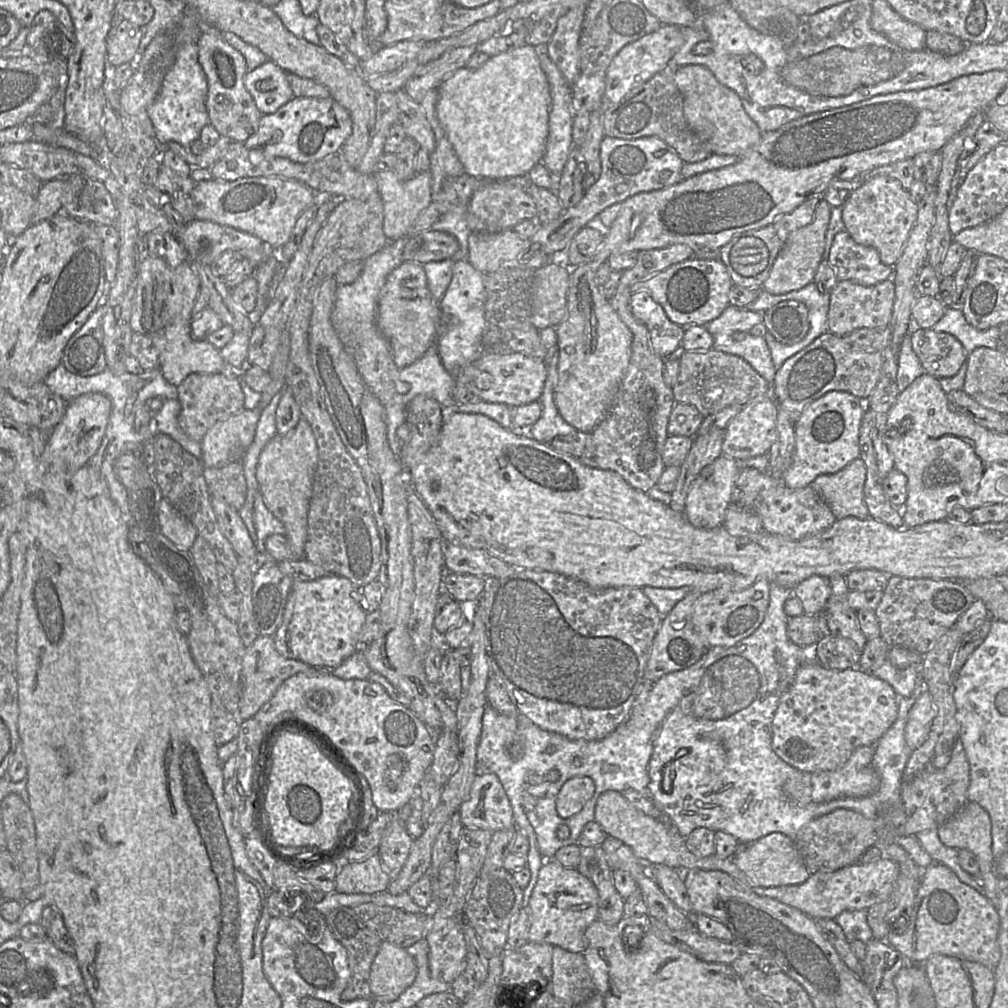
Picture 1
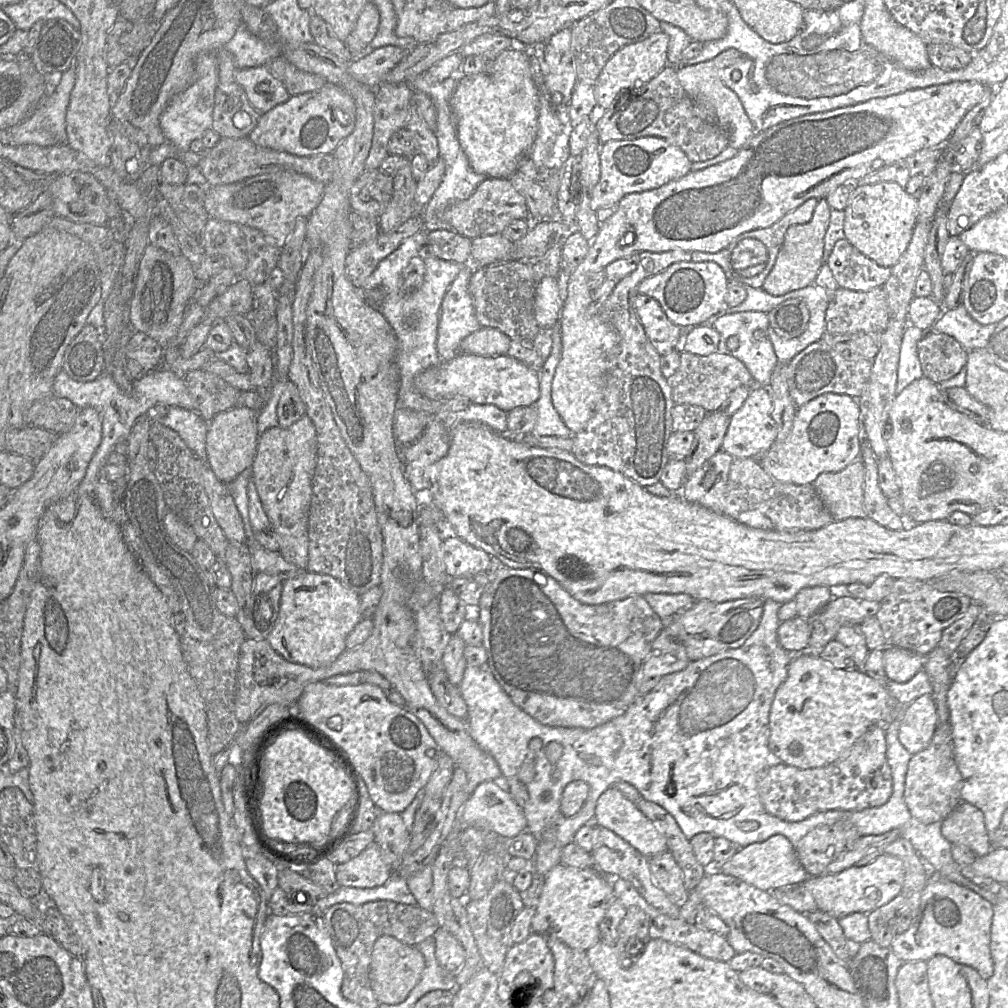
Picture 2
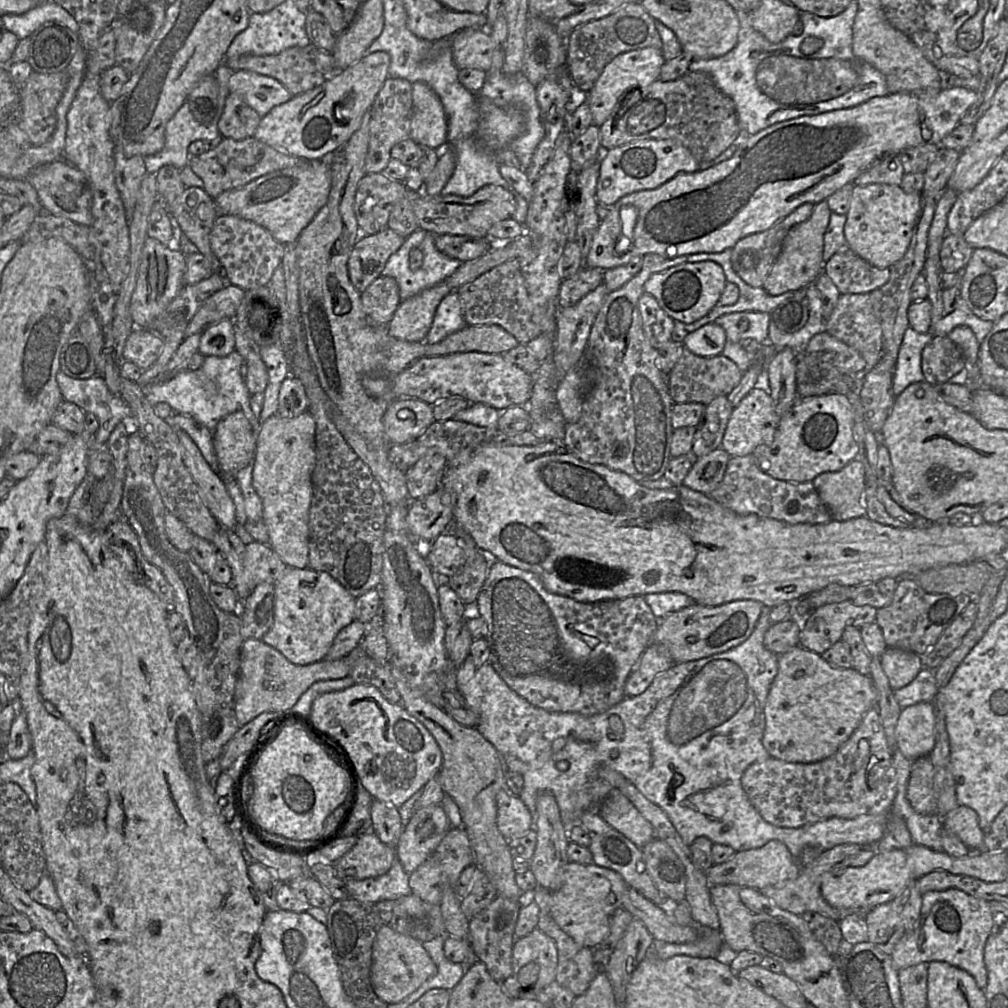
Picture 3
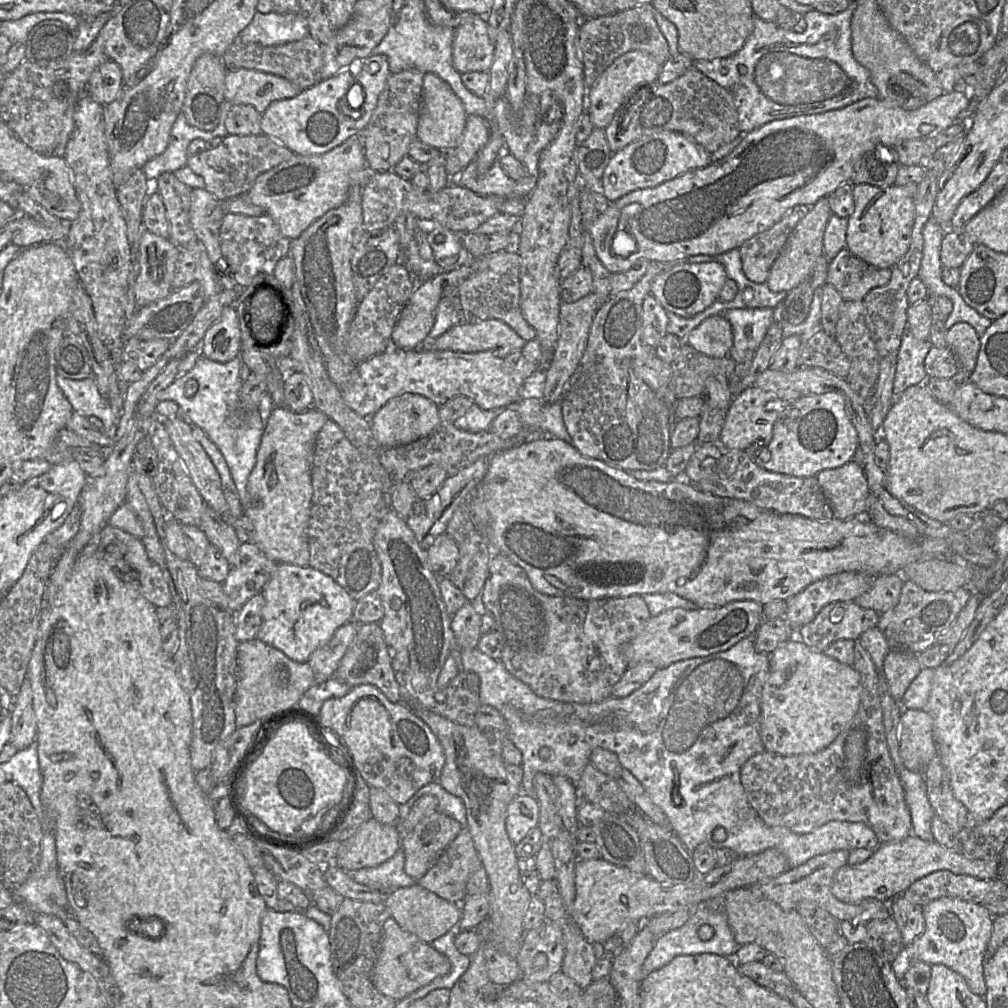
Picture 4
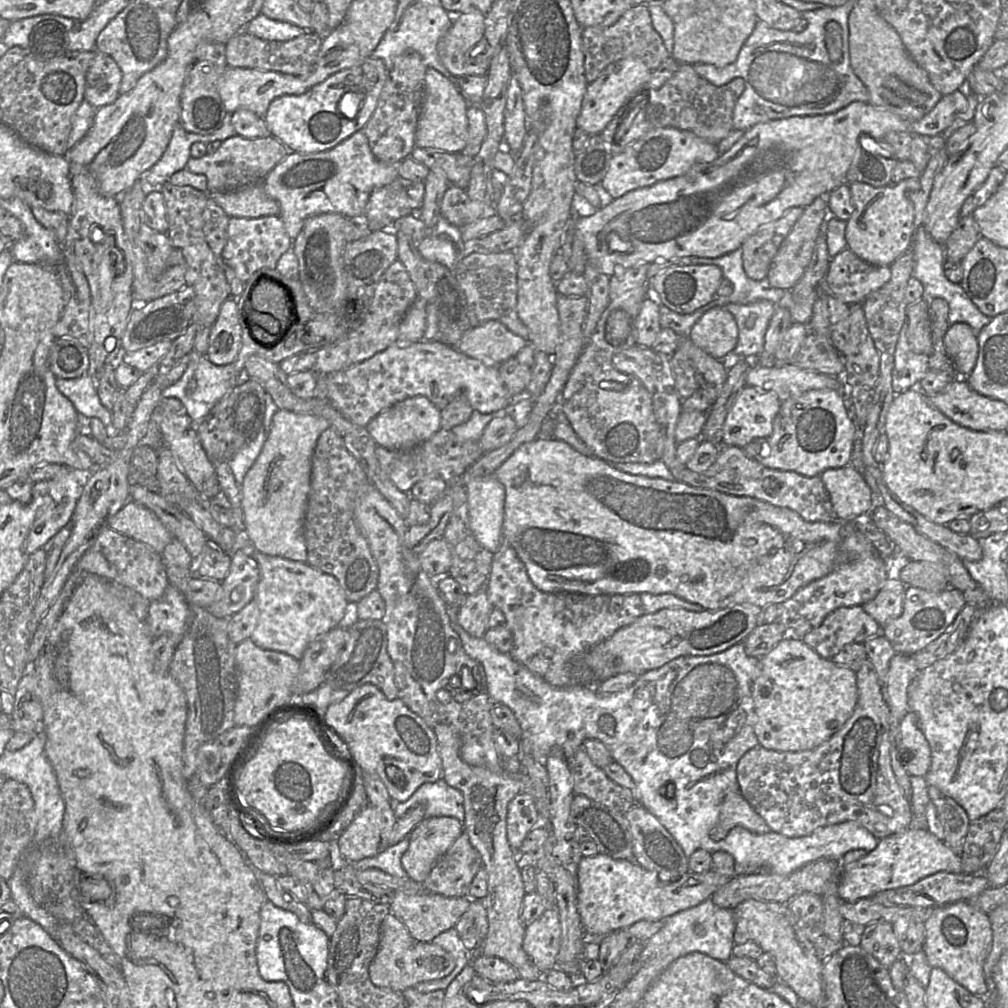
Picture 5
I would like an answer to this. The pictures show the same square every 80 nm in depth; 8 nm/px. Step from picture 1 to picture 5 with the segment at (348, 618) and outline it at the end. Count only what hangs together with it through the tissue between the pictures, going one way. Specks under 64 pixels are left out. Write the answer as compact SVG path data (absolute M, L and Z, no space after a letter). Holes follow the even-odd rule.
M236 534L236 549L251 553L259 568L260 578L253 598L259 608L259 618L250 637L258 647L300 660L310 642L341 625L350 615L352 605L334 576L307 562L264 554L245 535Z

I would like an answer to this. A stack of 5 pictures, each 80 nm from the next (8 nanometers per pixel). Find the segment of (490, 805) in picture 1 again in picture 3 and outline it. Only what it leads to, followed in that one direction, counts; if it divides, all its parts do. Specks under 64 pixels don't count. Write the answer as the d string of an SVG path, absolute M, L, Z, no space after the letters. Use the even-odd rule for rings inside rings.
M500 790L496 803L497 827L506 840L520 837L534 827L534 816L519 796Z

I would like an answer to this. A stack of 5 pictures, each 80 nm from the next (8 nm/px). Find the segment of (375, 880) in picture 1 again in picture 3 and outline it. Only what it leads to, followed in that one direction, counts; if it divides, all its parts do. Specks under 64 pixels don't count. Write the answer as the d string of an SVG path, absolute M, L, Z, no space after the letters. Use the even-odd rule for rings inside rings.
M372 832L358 836L356 844L339 860L333 862L335 875L342 881L376 878L388 872L396 860L396 849L390 847Z

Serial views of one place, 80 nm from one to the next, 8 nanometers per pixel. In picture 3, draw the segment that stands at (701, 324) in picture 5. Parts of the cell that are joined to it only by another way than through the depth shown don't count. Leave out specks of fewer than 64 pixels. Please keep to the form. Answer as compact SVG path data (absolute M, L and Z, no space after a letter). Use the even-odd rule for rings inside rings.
M713 322L689 333L683 346L697 356L714 357L722 354L725 343L726 331Z

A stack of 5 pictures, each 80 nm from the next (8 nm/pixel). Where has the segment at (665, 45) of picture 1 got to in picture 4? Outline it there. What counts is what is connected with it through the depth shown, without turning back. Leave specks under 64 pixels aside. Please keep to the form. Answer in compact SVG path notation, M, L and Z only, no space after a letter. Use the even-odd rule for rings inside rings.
M630 51L627 52L623 55L621 55L620 57L618 57L599 77L599 79L596 81L596 83L588 88L587 90L587 113L589 115L589 118L591 120L591 123L593 124L594 128L599 128L599 129L604 129L605 127L607 127L607 125L610 123L610 121L613 118L613 115L615 114L615 112L617 111L617 109L620 107L620 105L622 104L623 100L630 95L631 92L633 92L634 90L640 88L640 87L647 87L647 86L643 86L643 85L648 85L648 84L652 84L654 82L657 81L657 77L660 73L661 70L661 66L651 55L642 52L642 51Z

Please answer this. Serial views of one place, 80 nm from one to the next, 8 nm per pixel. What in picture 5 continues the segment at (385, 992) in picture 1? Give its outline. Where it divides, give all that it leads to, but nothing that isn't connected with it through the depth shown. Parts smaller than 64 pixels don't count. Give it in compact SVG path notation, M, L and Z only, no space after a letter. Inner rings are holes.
M389 912L381 925L378 951L370 964L369 975L375 986L403 992L407 988L415 987L420 982L448 976L455 965L456 961L451 953L431 942L418 941Z

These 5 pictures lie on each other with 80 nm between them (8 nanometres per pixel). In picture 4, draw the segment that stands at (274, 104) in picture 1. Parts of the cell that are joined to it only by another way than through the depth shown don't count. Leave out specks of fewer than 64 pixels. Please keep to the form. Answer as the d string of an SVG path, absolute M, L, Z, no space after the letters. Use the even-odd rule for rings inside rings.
M258 70L226 71L224 98L232 105L252 105L263 114L271 102L293 98L302 90L290 81Z

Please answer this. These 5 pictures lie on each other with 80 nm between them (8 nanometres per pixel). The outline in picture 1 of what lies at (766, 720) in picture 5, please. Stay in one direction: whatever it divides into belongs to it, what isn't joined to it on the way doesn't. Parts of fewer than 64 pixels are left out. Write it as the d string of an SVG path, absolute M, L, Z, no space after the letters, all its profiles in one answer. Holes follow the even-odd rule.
M817 661L803 663L776 709L772 721L772 749L784 762L803 772L837 770L858 747L876 745L897 718L898 700L889 683L864 672L860 667L833 670Z

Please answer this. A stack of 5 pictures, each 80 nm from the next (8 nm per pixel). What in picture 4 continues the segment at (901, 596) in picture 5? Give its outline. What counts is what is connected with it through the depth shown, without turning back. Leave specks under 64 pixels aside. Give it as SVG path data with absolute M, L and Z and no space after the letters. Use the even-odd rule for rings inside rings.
M895 574L876 577L871 588L853 602L882 614L898 604L903 583L903 579Z

